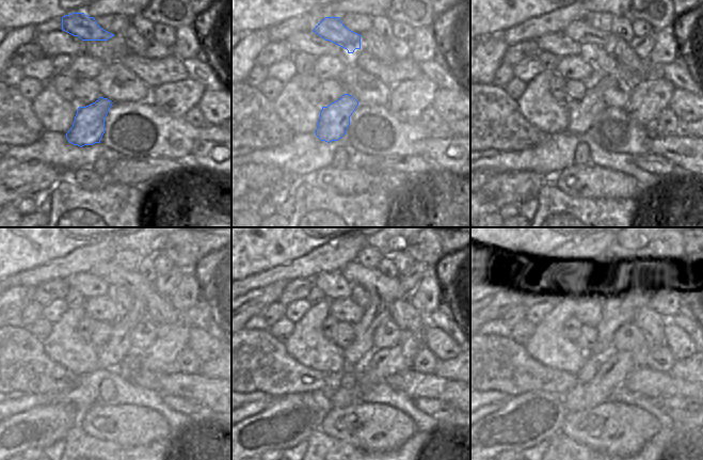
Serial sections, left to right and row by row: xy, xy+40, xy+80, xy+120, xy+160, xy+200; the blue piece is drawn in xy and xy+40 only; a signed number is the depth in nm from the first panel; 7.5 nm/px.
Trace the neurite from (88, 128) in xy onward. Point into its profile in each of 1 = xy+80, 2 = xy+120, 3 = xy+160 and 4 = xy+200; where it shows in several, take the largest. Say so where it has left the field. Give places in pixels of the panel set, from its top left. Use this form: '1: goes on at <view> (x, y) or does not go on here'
1: goes on at xy+80 (582, 115)
2: goes on at xy+120 (110, 355)
3: goes on at xy+160 (383, 290)
4: goes on at xy+200 (626, 291)

